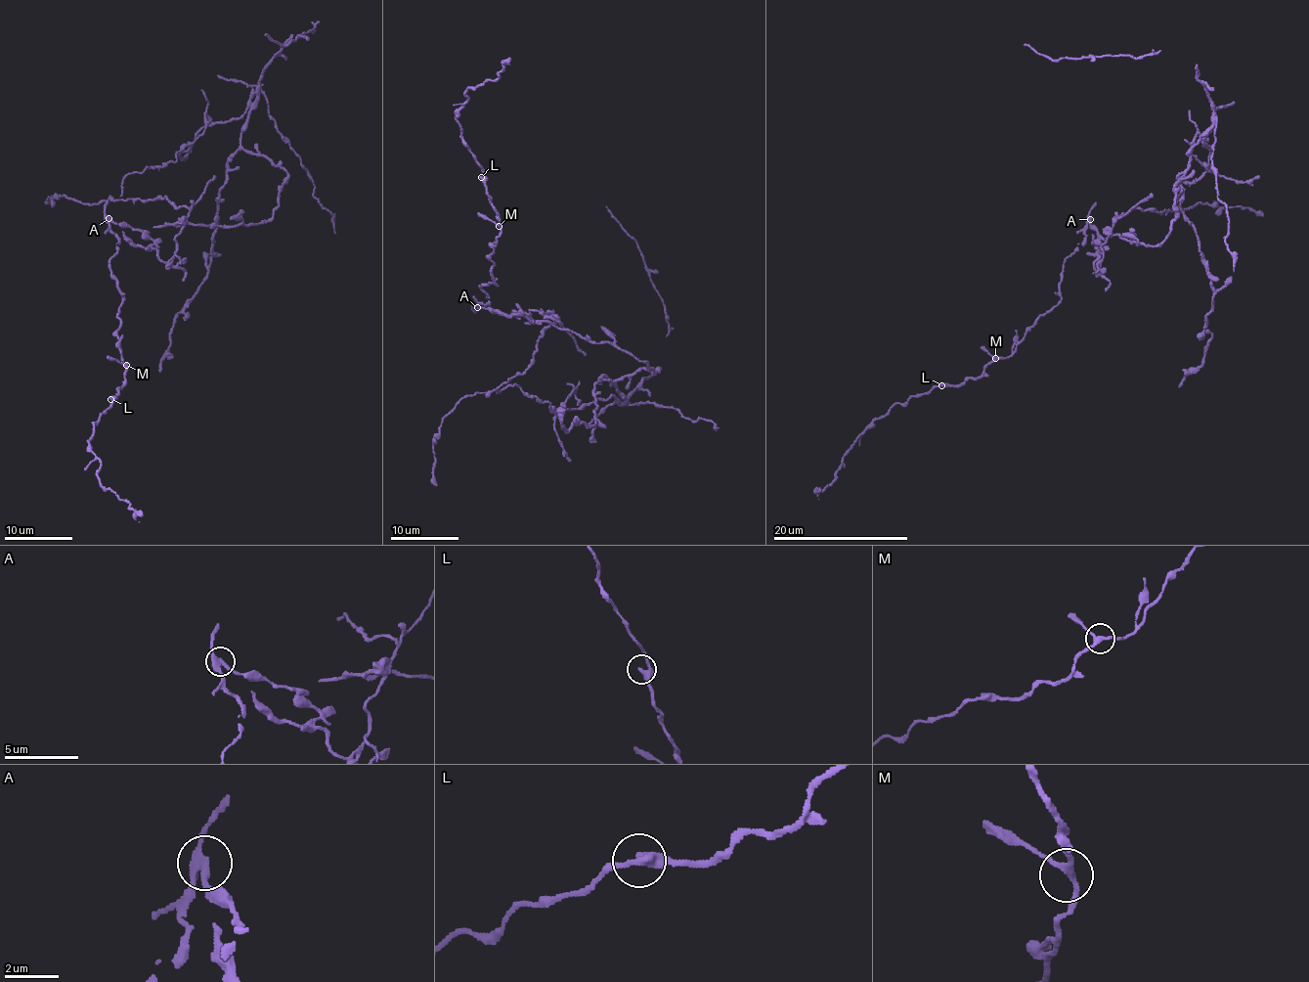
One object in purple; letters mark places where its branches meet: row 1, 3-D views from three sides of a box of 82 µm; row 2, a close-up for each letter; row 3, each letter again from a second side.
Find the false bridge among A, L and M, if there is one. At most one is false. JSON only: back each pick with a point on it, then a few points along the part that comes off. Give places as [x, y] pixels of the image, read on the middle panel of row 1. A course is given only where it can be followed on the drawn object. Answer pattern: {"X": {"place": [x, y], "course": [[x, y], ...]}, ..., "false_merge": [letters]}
{"A": {"place": [477, 307]}, "false_merge": ["A"]}

